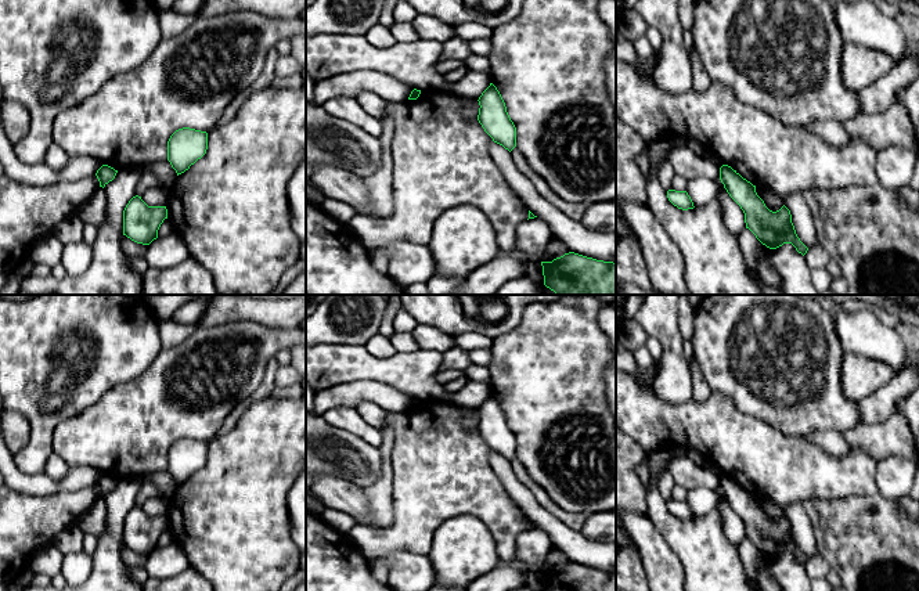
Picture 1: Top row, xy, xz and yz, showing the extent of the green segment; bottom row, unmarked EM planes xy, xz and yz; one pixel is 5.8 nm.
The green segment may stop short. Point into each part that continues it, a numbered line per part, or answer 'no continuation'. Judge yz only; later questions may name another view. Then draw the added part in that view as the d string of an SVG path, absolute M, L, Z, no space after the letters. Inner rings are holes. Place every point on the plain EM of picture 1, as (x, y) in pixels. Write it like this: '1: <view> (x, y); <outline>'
no continuation

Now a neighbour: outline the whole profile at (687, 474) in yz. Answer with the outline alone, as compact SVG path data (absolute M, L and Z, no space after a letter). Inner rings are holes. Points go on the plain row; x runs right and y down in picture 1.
M686 453L673 458L668 468L674 483L686 490L706 487L721 491L720 473L709 464L695 464Z

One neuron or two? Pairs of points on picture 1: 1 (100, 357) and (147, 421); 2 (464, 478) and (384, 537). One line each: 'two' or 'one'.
1: two
2: one

